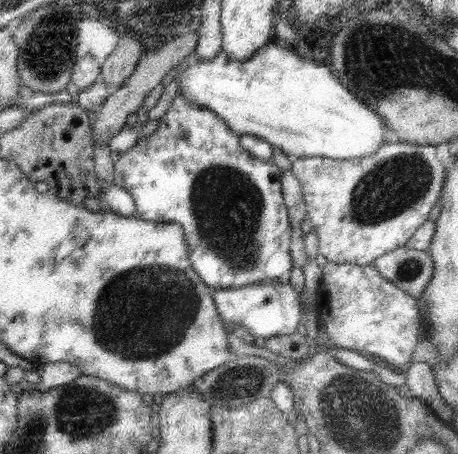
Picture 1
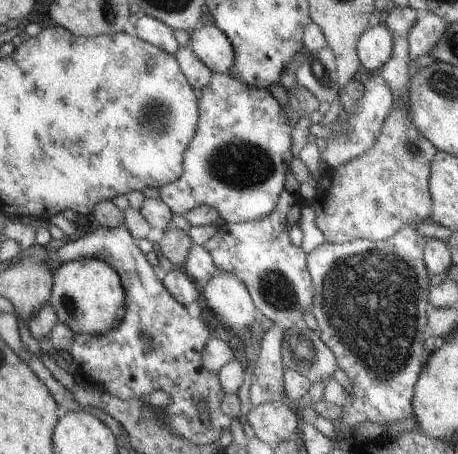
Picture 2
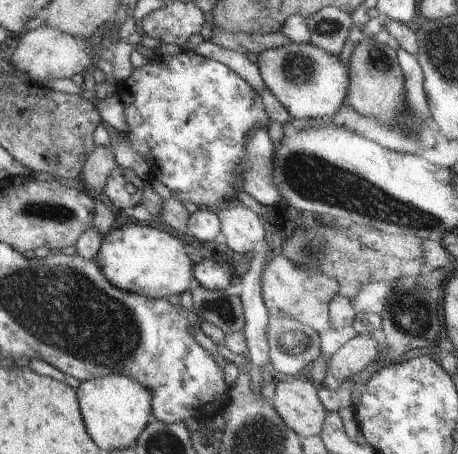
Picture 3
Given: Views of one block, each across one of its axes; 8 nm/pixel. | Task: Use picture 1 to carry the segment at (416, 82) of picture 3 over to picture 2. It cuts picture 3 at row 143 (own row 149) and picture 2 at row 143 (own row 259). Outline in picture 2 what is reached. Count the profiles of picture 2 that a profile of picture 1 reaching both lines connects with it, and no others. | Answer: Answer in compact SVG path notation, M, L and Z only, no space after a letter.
M373 74L373 78L365 78L365 84L363 84L363 90L361 90L361 96L353 102L351 110L341 112L337 114L337 118L333 120L333 126L329 126L329 134L323 136L323 142L325 142L325 148L319 152L319 158L321 162L327 164L327 168L333 172L337 170L339 166L345 166L347 162L355 160L357 156L361 156L363 152L371 150L375 146L375 142L379 140L379 134L383 130L383 122L385 118L389 116L393 108L393 100L391 100L391 94L385 86L385 82Z

